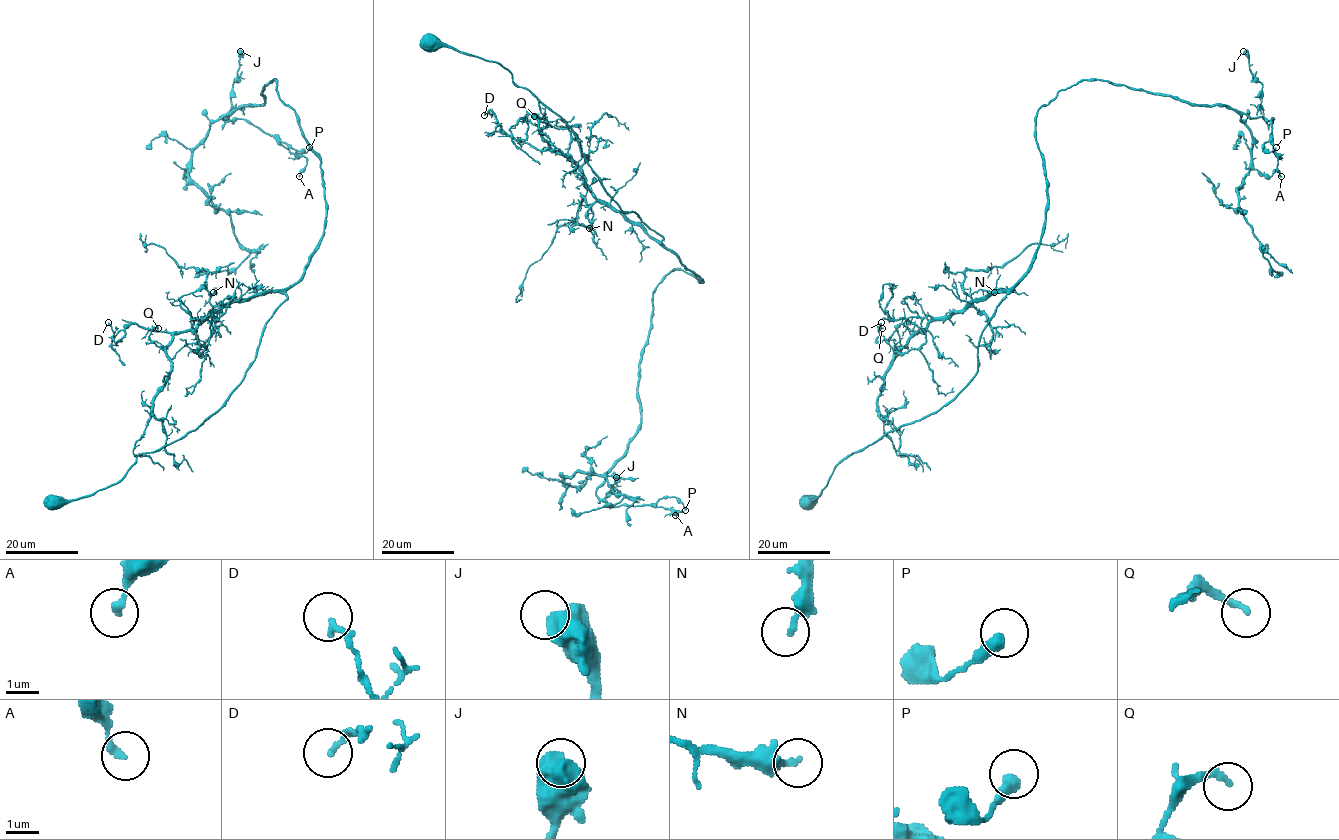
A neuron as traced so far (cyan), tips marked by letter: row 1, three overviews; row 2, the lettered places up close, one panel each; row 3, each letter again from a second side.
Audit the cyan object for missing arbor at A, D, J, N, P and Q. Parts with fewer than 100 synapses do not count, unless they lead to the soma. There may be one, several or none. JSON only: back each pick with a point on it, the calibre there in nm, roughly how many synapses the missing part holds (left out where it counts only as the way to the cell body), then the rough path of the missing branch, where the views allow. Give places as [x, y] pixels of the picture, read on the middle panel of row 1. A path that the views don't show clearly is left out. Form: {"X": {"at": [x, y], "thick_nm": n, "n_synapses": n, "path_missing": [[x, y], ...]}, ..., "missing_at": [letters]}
{"missing_at": []}

